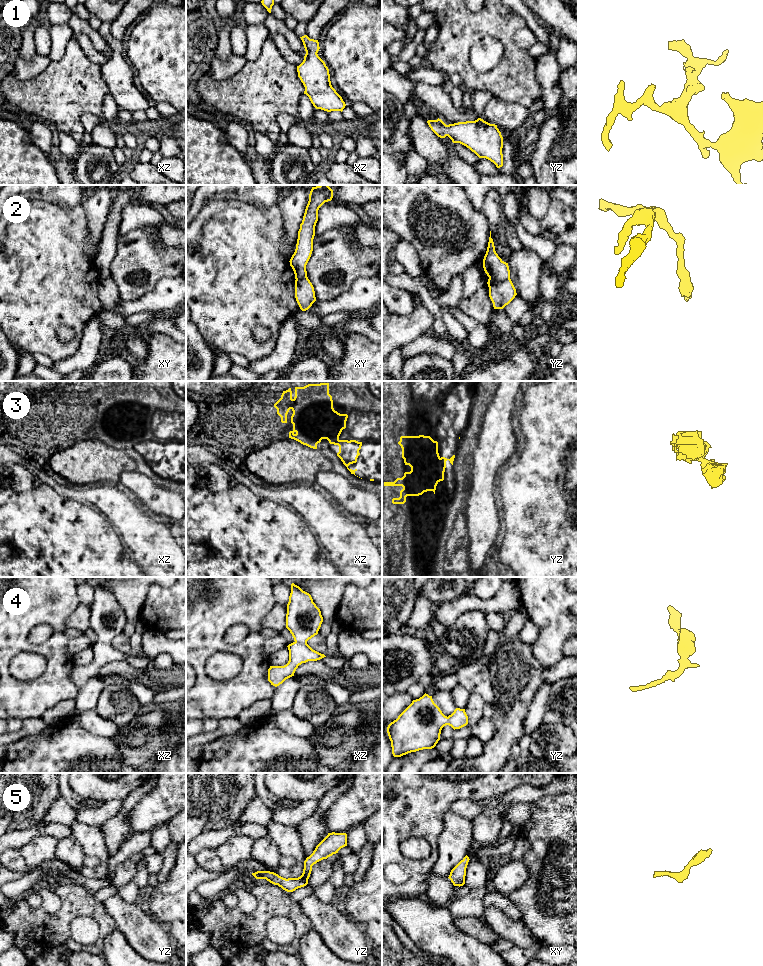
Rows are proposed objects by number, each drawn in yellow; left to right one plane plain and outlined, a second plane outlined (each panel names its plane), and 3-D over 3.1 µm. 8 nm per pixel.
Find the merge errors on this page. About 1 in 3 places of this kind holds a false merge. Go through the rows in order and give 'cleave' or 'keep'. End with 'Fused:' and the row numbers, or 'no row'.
1: keep
2: keep
3: cleave
4: keep
5: keep
Fused: 3

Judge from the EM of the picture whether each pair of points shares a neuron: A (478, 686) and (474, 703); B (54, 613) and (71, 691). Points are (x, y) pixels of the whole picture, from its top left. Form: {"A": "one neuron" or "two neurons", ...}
{"A": "two neurons", "B": "one neuron"}

